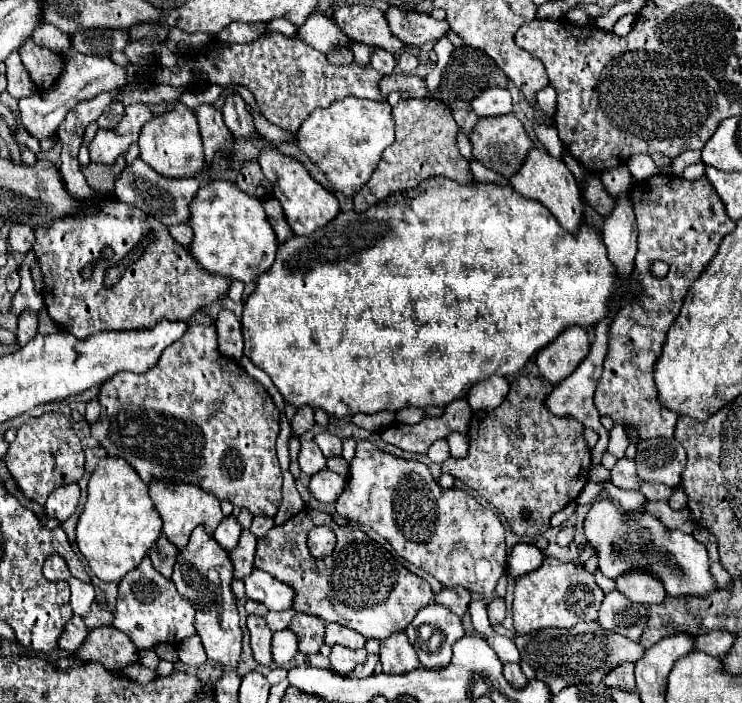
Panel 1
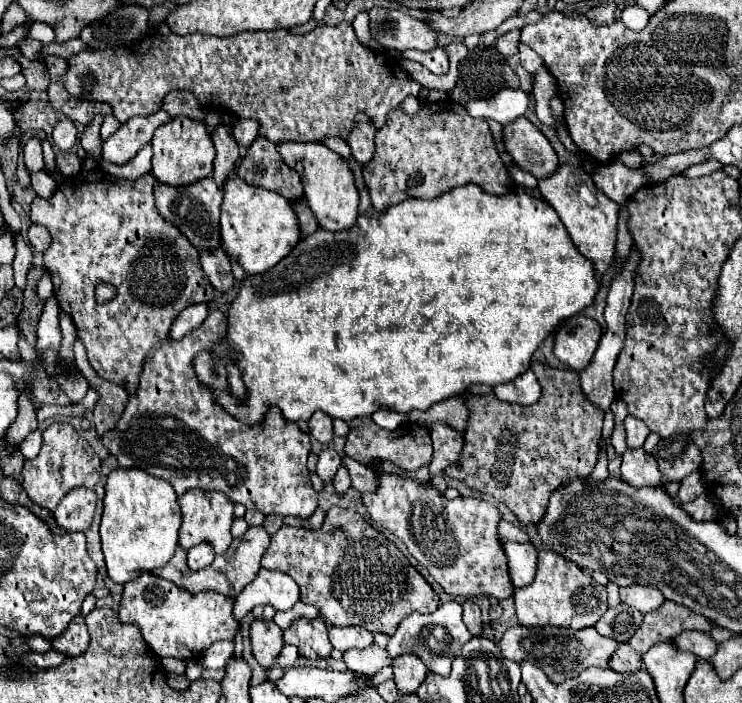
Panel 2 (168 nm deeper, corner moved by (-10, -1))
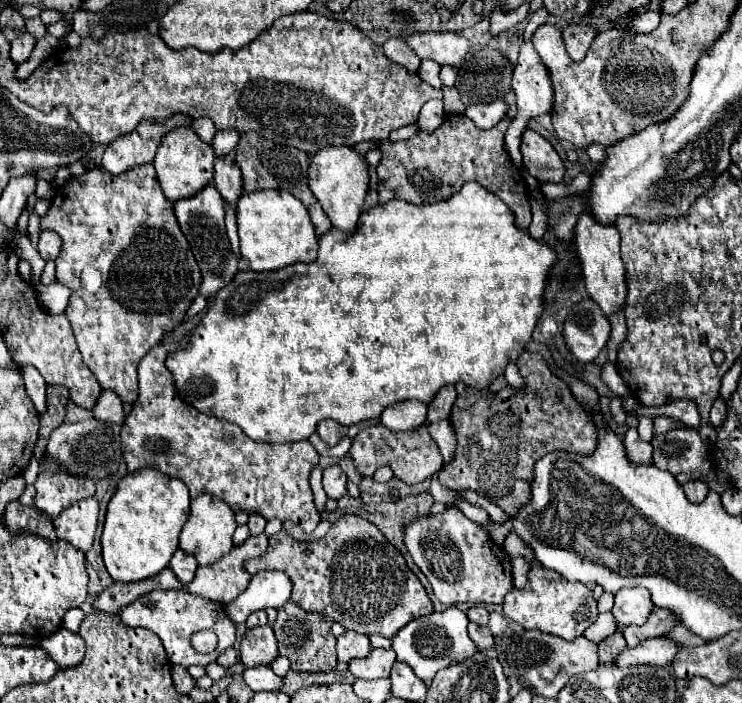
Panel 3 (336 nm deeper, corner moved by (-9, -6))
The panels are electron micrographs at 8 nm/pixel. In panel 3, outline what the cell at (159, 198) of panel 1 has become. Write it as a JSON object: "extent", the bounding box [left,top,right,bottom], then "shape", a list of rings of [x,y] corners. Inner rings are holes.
{"extent":[175,184,239,298],"shape":[[[207,184],[199,194],[179,200],[175,202],[175,216],[179,220],[179,226],[185,234],[185,238],[189,240],[193,252],[195,252],[195,260],[201,268],[203,274],[203,282],[201,282],[201,294],[205,298],[213,296],[217,290],[221,290],[223,286],[227,286],[237,270],[239,270],[239,258],[233,254],[231,250],[231,242],[227,238],[225,232],[225,210],[223,210],[223,198],[219,194],[219,190],[215,188],[215,184]]]}

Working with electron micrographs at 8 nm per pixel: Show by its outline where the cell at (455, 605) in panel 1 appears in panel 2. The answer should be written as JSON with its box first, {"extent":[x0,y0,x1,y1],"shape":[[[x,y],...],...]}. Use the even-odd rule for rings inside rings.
{"extent":[462,599,482,635],"shape":[[[466,599],[462,603],[462,607],[464,607],[464,623],[466,623],[466,627],[470,629],[472,635],[480,635],[480,629],[482,629],[480,607],[474,601],[470,601],[470,599]]]}

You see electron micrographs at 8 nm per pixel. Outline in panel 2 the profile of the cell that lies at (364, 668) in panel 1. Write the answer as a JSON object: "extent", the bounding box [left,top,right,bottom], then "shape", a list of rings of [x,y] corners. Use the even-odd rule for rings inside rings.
{"extent":[386,601,472,675],"shape":[[[448,601],[448,603],[440,605],[430,615],[412,613],[410,617],[406,617],[400,623],[398,631],[390,637],[390,643],[388,643],[386,651],[390,653],[392,659],[398,657],[400,653],[414,653],[424,661],[428,671],[438,673],[438,675],[448,675],[454,657],[462,651],[462,647],[470,639],[472,639],[472,633],[468,631],[468,627],[462,621],[462,605],[458,601]]]}

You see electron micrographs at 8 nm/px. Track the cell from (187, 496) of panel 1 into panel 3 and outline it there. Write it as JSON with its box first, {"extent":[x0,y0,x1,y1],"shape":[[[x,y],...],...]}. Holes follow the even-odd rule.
{"extent":[179,494,235,566],"shape":[[[201,494],[195,500],[191,500],[191,512],[189,520],[183,526],[179,548],[187,554],[195,556],[199,566],[207,566],[217,562],[221,556],[225,556],[233,548],[233,532],[235,532],[235,514],[233,510],[219,498],[211,498],[209,494]]]}

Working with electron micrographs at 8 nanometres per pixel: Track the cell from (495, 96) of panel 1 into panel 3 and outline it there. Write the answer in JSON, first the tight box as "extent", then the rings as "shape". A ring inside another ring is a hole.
{"extent":[465,100,507,130],"shape":[[[495,100],[495,102],[489,102],[489,104],[475,104],[475,106],[469,106],[465,110],[465,116],[469,116],[475,126],[487,130],[487,128],[493,128],[507,112],[507,104],[503,100]]]}

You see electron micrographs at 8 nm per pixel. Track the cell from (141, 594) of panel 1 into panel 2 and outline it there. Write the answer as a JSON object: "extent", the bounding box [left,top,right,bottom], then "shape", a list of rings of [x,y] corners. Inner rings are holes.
{"extent":[118,571,238,659],"shape":[[[144,571],[138,579],[128,581],[124,585],[118,617],[122,623],[136,625],[144,637],[144,641],[160,655],[160,657],[176,657],[176,659],[196,659],[204,649],[208,649],[214,641],[234,639],[238,621],[232,617],[234,599],[216,591],[188,593],[172,581],[156,577],[150,571]]]}

